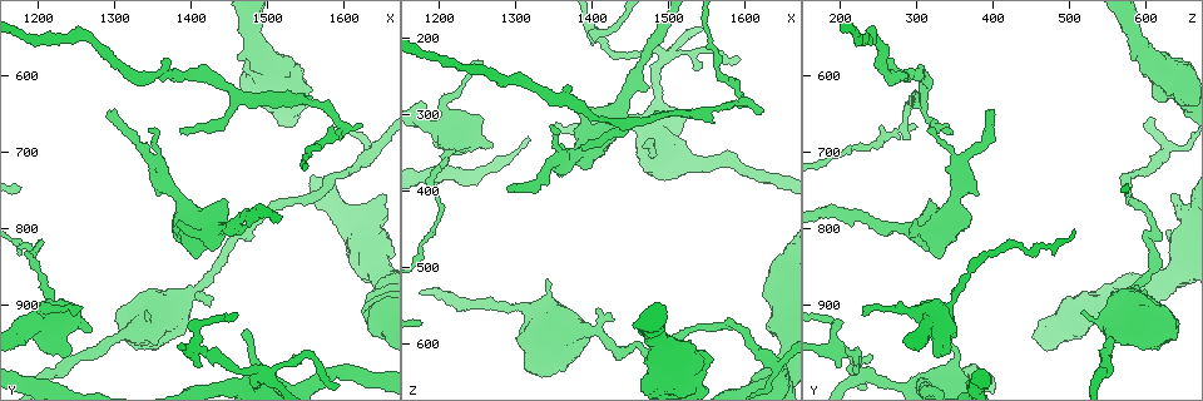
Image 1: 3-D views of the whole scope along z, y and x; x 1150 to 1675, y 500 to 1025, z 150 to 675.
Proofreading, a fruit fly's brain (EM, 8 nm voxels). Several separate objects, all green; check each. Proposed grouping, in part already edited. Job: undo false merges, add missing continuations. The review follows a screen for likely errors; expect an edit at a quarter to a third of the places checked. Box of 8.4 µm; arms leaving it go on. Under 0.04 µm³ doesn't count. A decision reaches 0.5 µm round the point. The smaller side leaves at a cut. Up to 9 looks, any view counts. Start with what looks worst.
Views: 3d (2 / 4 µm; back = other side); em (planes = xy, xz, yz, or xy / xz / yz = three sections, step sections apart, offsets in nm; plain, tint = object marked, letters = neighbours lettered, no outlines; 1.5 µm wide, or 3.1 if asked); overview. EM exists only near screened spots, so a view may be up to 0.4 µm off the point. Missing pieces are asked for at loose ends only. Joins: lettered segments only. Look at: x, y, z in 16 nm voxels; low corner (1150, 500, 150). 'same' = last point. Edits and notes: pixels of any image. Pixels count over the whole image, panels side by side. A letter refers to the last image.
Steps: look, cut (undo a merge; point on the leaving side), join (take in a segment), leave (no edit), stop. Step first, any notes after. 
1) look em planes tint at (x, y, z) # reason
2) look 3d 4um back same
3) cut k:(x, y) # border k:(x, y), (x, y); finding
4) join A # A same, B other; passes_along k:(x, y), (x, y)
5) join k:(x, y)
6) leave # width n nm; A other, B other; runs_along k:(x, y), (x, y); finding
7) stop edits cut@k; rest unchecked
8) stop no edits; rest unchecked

look em planes tint at (1265, 930, 340) # stops while still wide

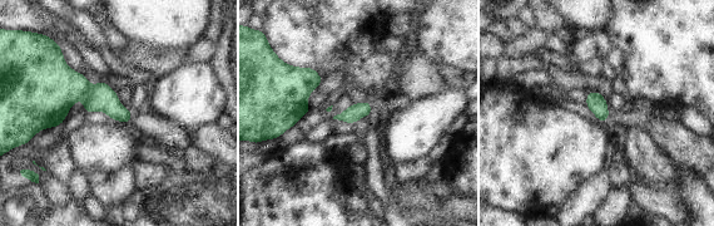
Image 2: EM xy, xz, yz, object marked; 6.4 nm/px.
look em planes letters same # what lies round it

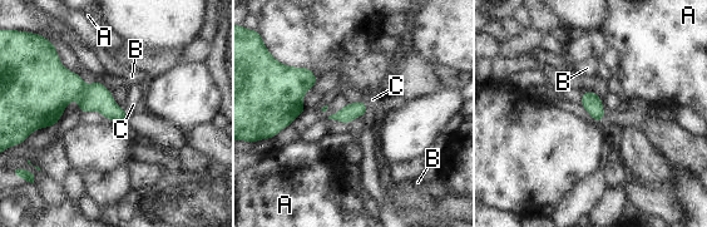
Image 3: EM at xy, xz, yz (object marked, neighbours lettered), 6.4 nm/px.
leave # A other, B other, C other; border 3:(361, 99), (366, 105), (367, 113); no lettered segment goes on from it

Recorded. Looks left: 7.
look 3d 4um back at (1315, 935, 635) # free end

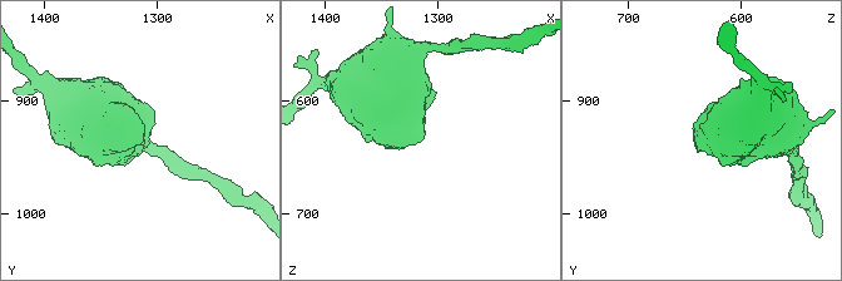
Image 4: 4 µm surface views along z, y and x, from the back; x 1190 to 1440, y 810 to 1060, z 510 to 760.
look em xy step 4 tint at (1316, 934, 638)

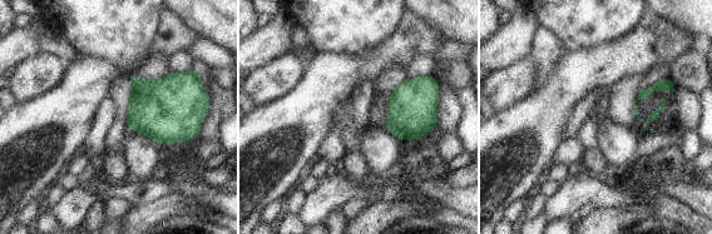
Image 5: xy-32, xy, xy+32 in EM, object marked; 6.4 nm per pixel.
look em xy step 4 letters same # what lies round it

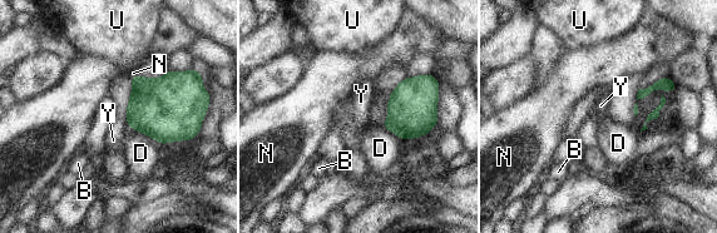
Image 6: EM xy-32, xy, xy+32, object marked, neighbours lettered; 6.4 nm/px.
leave # B other, D other, N other, U other, Y other; none of them fits

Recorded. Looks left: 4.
look em yz step 4 letters at (1390, 675, 345) # thin end

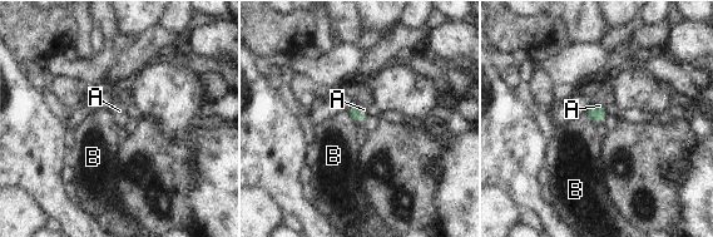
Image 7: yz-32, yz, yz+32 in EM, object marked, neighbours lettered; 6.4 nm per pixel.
look em xz step 8 letters same

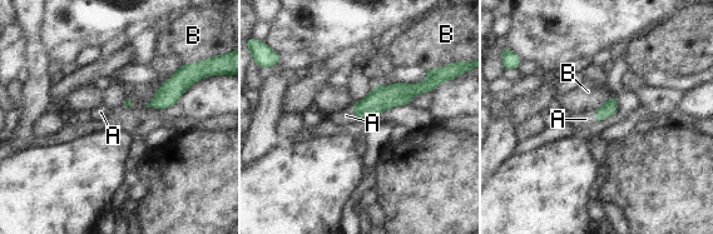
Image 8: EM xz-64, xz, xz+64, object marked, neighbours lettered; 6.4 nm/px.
join A # longest_contact B 150 nm; A same, B other; passes_along 8:(381, 98), (355, 113), (346, 115); it goes on there

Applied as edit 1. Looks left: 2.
look em planes letters at (1370, 575, 265) # an open end

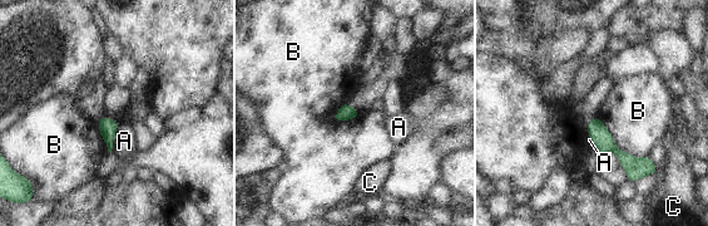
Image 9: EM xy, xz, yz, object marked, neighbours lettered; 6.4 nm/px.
leave # width 100 nm; A other, B other, C other; runs_along 9:(590, 124), (629, 163), (649, 163); none of them fits

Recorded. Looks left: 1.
stop edits join@8; rest unchecked

